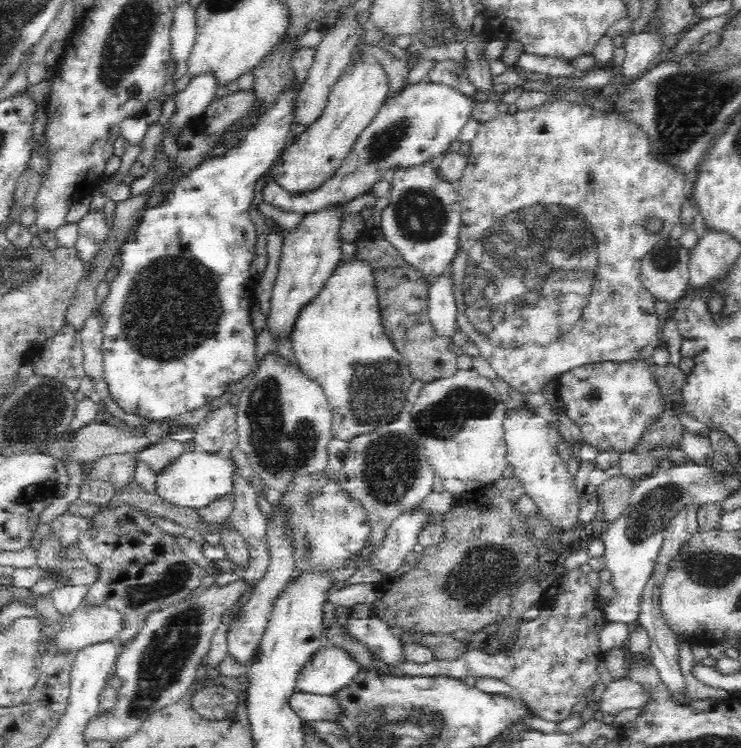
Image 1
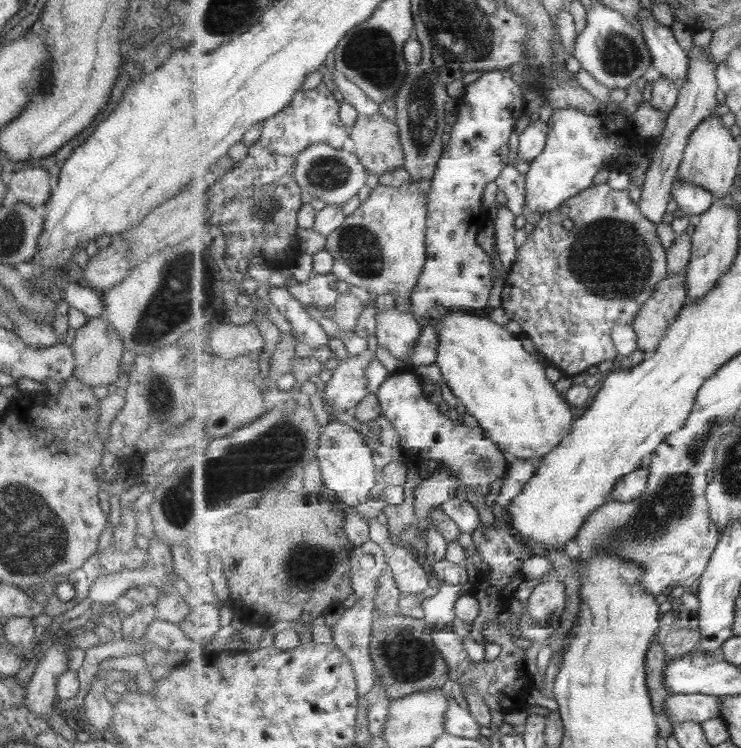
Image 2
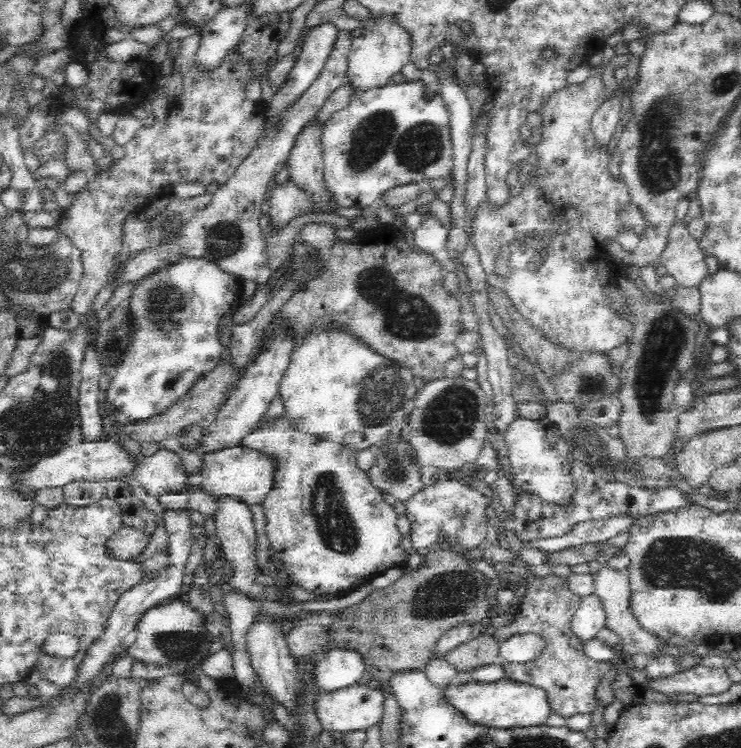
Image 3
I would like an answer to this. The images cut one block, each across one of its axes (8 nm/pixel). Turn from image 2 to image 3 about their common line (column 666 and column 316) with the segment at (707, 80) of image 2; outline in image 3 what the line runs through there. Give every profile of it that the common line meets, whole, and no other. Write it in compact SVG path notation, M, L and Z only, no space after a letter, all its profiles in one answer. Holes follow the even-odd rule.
M315 120L312 126L304 126L304 129L298 136L291 150L289 161L287 164L289 182L291 182L298 190L301 190L309 198L310 214L336 214L336 210L340 208L338 201L334 199L334 193L330 191L326 179L324 179L324 165L322 159L321 147L321 128L323 126L315 126Z

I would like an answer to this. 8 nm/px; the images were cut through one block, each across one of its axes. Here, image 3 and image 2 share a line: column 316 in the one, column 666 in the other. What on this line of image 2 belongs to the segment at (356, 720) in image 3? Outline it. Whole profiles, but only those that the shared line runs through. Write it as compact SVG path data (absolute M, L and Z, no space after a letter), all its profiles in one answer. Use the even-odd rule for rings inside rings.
M673 694L665 703L666 715L673 725L678 722L705 722L720 716L719 696Z

